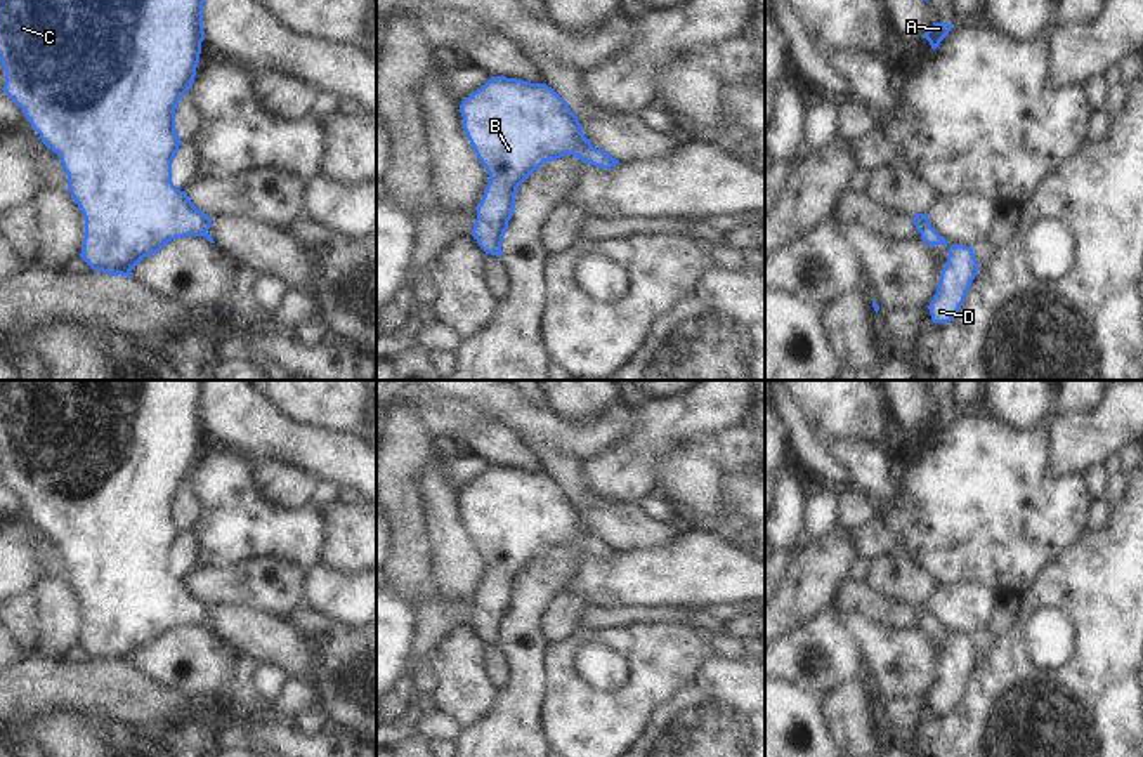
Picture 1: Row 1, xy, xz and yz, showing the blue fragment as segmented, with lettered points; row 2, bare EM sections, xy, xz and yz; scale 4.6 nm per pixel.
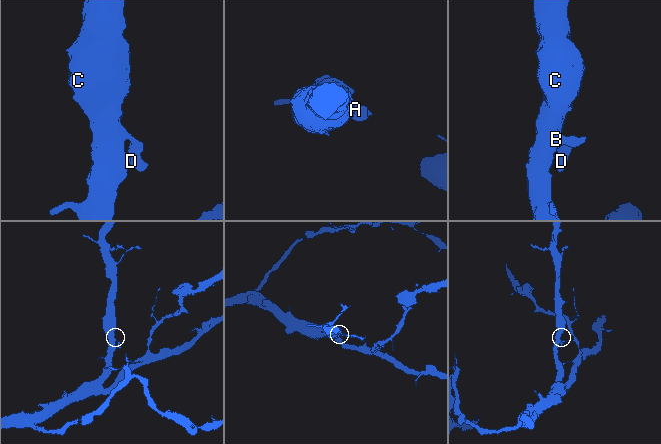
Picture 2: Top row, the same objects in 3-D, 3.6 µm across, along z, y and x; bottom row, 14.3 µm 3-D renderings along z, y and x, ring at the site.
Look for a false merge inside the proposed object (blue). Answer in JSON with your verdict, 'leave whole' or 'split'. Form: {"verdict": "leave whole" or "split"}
{"verdict": "leave whole"}

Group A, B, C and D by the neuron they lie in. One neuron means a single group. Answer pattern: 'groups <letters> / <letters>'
groups A B C D

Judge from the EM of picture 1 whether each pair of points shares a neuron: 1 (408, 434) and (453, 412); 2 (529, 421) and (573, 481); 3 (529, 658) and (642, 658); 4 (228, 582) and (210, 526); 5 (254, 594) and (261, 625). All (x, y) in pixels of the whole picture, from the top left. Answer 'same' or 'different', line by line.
1: different
2: different
3: different
4: different
5: different

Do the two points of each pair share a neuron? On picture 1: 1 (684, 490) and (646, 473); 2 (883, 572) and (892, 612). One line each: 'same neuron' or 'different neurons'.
1: different neurons
2: different neurons

